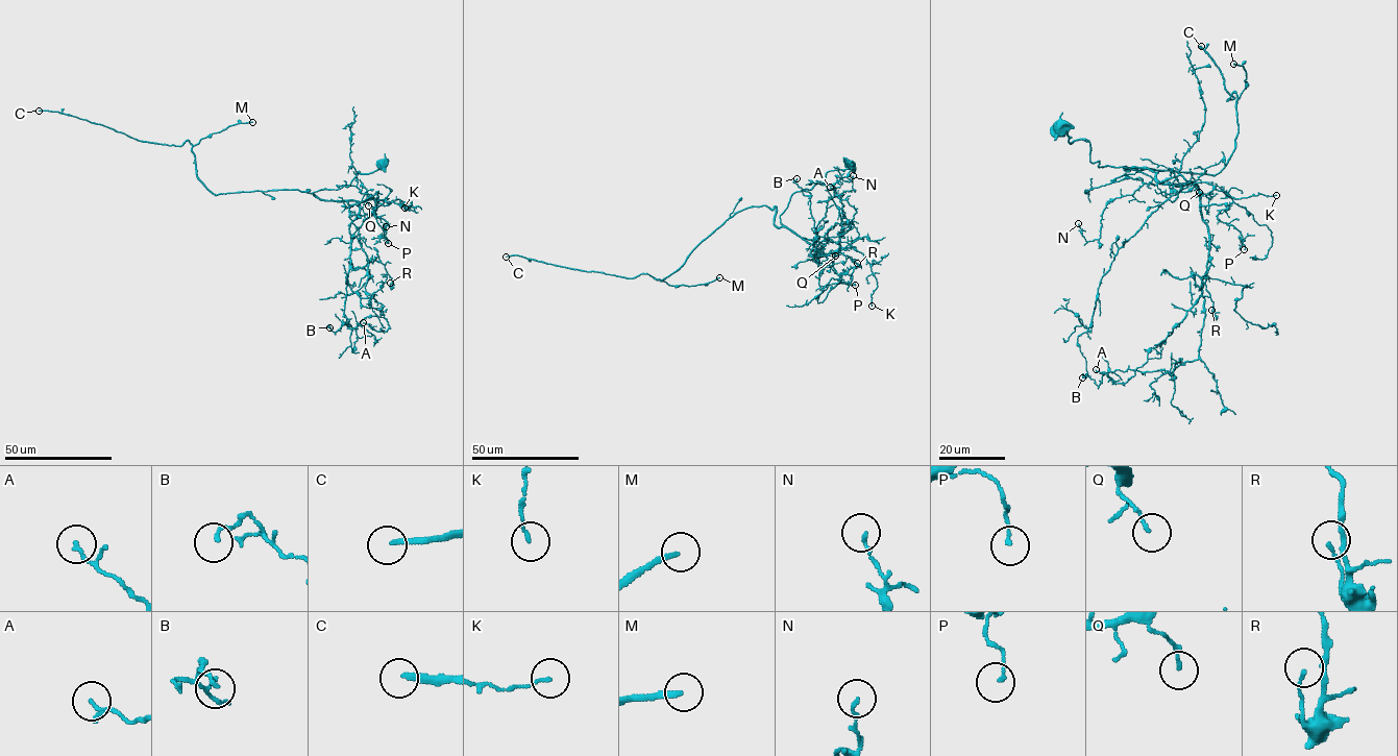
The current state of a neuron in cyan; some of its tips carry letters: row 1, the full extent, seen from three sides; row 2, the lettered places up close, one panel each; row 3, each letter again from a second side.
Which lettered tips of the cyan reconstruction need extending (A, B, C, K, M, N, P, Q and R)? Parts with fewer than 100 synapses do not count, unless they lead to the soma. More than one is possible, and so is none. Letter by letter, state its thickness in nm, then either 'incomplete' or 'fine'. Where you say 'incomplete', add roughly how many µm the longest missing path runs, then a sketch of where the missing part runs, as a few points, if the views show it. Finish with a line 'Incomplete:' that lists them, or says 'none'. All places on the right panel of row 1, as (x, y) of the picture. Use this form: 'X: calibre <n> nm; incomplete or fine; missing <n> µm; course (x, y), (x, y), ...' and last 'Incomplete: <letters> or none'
A: calibre 140 nm; fine
B: calibre 140 nm; fine
C: calibre 220 nm; incomplete; missing 200 µm; course (1201, 46), (1239, 115), (1234, 124), (1251, 117), (1245, 104), (1229, 105), (1207, 143), (1229, 179), (1239, 100)
K: calibre 120 nm; fine
M: calibre 200 nm; incomplete; missing 110 µm
N: calibre 130 nm; fine
P: calibre 120 nm; fine
Q: calibre 120 nm; fine
R: calibre 120 nm; fine
Incomplete: C, M

